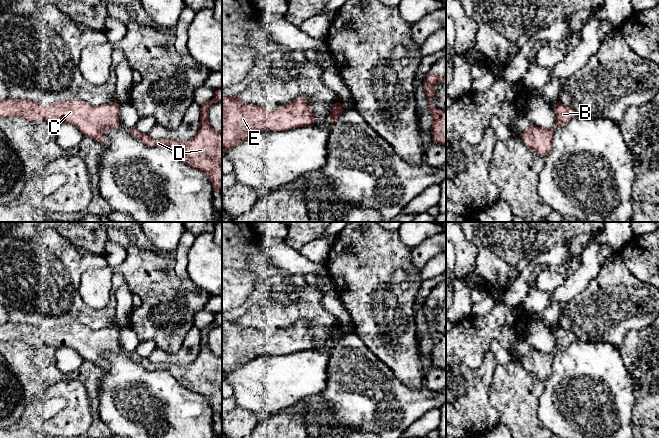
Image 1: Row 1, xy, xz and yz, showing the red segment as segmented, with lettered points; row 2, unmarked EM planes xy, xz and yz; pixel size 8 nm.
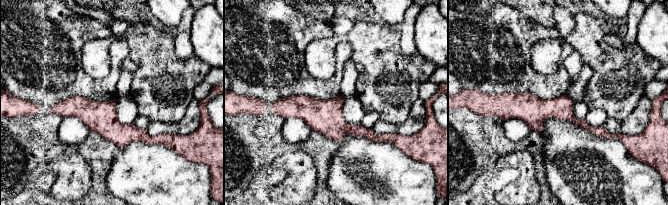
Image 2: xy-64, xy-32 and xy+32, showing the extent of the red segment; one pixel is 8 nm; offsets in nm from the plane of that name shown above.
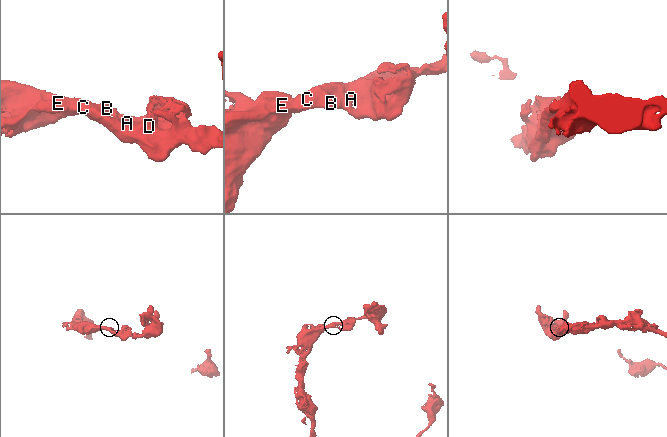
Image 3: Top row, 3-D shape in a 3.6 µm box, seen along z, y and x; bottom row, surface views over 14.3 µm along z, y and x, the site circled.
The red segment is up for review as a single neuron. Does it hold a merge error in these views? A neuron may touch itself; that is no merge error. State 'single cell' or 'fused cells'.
single cell

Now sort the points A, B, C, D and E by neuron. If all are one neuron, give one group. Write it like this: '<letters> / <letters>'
A B C D E

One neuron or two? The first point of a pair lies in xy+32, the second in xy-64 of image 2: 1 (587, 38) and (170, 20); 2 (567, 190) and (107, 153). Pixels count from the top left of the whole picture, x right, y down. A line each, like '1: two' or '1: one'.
1: two
2: two

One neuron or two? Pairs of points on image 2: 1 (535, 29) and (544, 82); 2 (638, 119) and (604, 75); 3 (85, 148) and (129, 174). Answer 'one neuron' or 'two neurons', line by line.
1: one neuron
2: two neurons
3: two neurons

